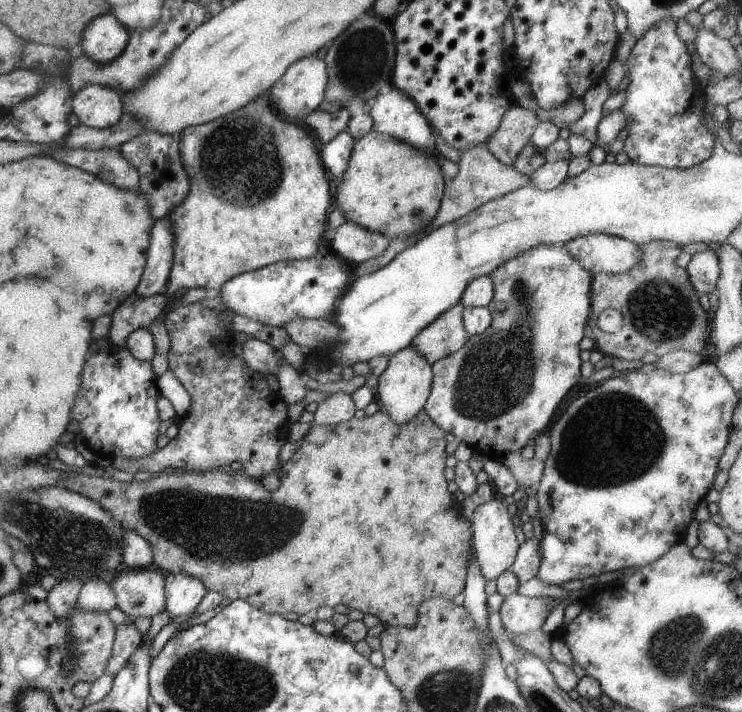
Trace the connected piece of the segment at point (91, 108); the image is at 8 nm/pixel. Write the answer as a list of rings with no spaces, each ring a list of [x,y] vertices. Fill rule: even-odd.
[[[88,83],[71,97],[72,113],[83,126],[99,130],[109,128],[124,112],[119,98],[109,86]]]

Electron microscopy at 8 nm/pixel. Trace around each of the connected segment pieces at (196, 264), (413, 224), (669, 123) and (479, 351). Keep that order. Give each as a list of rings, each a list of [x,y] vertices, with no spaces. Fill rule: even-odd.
[[[266,93],[256,96],[243,106],[238,108],[225,116],[214,118],[209,122],[200,125],[191,125],[181,130],[178,136],[178,152],[183,170],[187,174],[187,180],[189,180],[189,192],[187,196],[183,198],[181,204],[177,204],[171,212],[168,212],[169,222],[171,222],[171,236],[173,236],[173,260],[171,260],[171,268],[169,269],[168,280],[165,284],[164,293],[155,294],[155,296],[149,296],[141,301],[137,300],[137,296],[131,293],[131,296],[127,296],[111,314],[111,326],[109,326],[108,340],[113,346],[124,346],[123,340],[137,328],[145,328],[148,330],[149,324],[163,312],[166,302],[169,297],[181,288],[189,290],[189,288],[204,288],[209,294],[216,293],[227,280],[231,280],[233,276],[238,274],[257,270],[277,261],[291,261],[301,260],[303,258],[311,258],[317,253],[317,240],[321,238],[321,232],[323,232],[323,224],[325,224],[325,216],[327,216],[327,207],[331,202],[331,196],[329,196],[329,182],[327,176],[325,176],[325,167],[320,159],[319,144],[315,137],[303,130],[301,126],[293,124],[285,120],[281,120],[280,116],[277,116],[277,111],[274,109],[272,102],[268,99]]]
[[[371,130],[352,146],[347,168],[335,192],[335,202],[345,220],[390,241],[411,238],[423,230],[433,220],[444,188],[442,172],[433,156],[393,136]]]
[[[663,18],[651,24],[635,41],[624,63],[629,84],[619,119],[627,128],[622,150],[633,164],[686,169],[709,158],[715,148],[714,136],[701,122],[707,106],[703,87],[695,84],[691,55],[675,34],[675,23]]]
[[[537,244],[537,246],[521,252],[519,256],[507,260],[505,264],[496,266],[495,270],[488,276],[493,282],[493,296],[491,302],[486,306],[491,315],[491,324],[481,334],[468,337],[467,342],[464,342],[459,350],[456,350],[453,354],[448,354],[445,358],[441,358],[441,360],[437,360],[435,364],[431,365],[432,381],[430,391],[422,409],[444,433],[451,432],[459,443],[463,442],[470,449],[484,454],[484,456],[491,456],[495,460],[500,460],[503,454],[520,450],[529,440],[535,439],[540,435],[540,432],[543,432],[549,426],[549,422],[551,422],[551,418],[555,414],[555,408],[559,406],[563,396],[579,380],[579,366],[581,366],[582,361],[579,359],[577,344],[583,338],[583,330],[585,325],[588,324],[592,275],[581,266],[579,261],[567,254],[567,250],[563,248],[562,244]]]

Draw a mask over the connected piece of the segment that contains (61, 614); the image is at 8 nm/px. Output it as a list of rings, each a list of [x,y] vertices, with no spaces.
[[[76,577],[56,580],[44,599],[55,618],[67,618],[69,616],[69,610],[76,605],[81,585],[81,580],[77,580]]]

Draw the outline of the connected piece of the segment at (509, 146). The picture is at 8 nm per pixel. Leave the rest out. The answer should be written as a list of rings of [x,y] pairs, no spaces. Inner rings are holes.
[[[517,104],[511,105],[499,120],[497,130],[487,138],[487,150],[501,164],[512,167],[521,148],[529,143],[538,122],[535,111]]]

